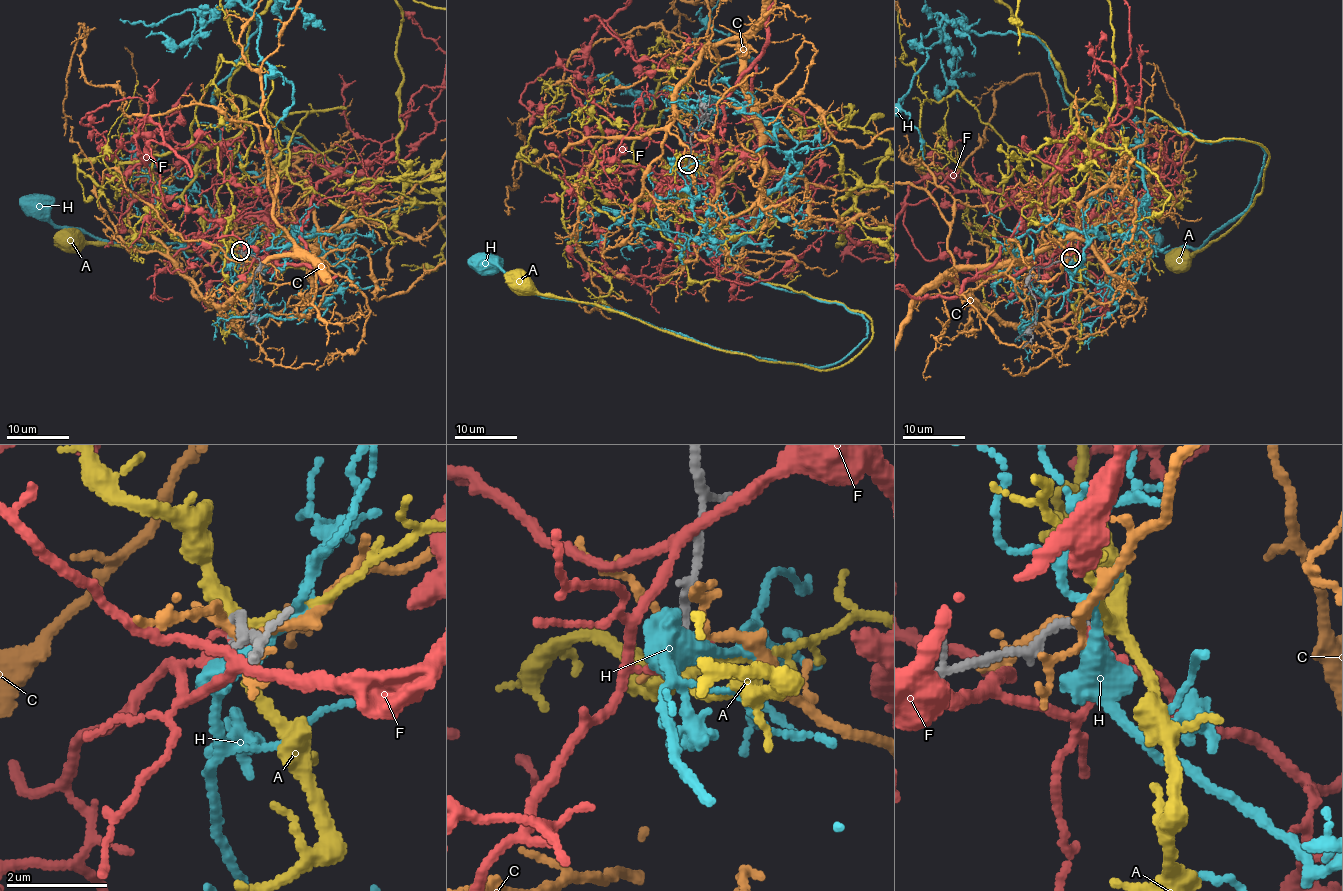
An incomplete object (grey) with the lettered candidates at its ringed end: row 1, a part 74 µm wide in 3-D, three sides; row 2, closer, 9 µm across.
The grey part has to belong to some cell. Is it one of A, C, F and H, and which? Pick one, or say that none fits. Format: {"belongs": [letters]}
{"belongs": ["A"]}

